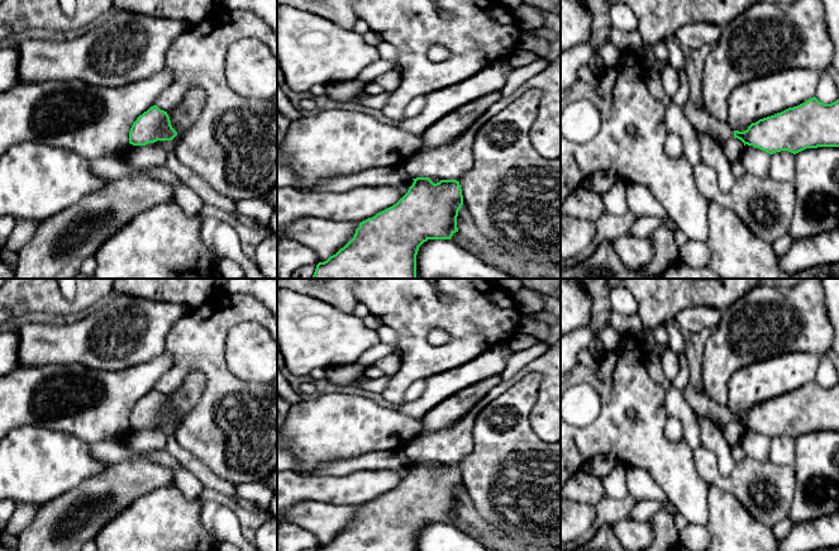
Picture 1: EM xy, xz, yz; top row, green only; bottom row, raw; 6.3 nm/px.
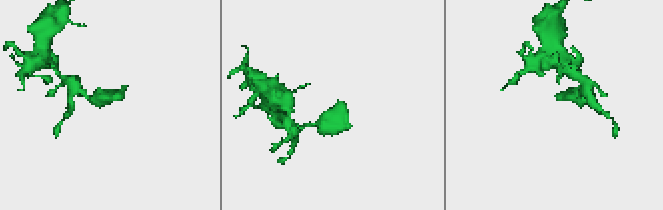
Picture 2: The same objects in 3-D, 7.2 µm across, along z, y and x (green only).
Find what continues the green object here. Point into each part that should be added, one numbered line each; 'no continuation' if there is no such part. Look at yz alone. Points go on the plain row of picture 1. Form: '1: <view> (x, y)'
1: yz (697, 400)

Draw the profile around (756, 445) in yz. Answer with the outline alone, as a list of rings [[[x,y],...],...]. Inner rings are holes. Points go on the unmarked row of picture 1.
[[[745,428],[739,443],[747,457],[767,462],[769,459],[769,440],[766,434]]]

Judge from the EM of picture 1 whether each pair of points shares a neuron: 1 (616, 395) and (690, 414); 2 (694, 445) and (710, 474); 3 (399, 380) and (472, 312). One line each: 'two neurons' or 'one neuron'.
1: two neurons
2: two neurons
3: one neuron

